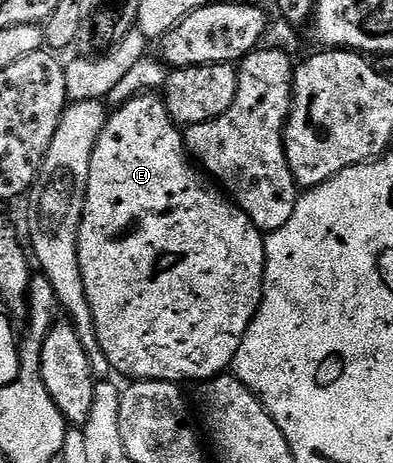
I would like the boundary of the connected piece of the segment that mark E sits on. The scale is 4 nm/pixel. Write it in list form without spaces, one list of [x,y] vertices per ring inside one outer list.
[[[153,93],[137,95],[108,116],[91,154],[90,179],[78,231],[78,257],[83,287],[90,305],[91,324],[97,331],[99,345],[107,361],[117,375],[130,375],[128,378],[133,381],[154,379],[181,385],[184,379],[208,381],[232,368],[235,353],[239,353],[239,345],[261,304],[265,280],[265,235],[212,178],[202,174],[191,162],[191,156],[185,149],[182,128],[173,122],[165,108],[164,98]]]

